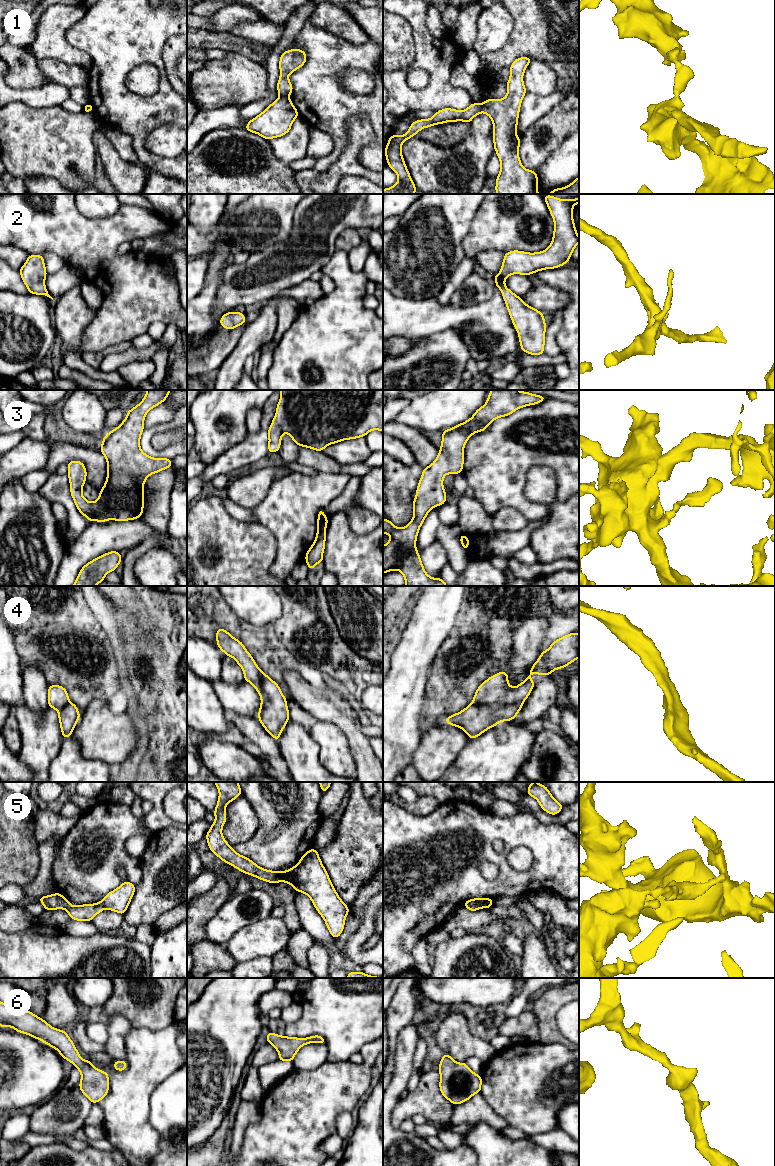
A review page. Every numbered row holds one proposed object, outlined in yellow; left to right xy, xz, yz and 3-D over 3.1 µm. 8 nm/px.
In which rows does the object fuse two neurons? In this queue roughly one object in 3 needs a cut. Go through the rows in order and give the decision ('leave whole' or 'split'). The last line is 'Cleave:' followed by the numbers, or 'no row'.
1: split
2: leave whole
3: leave whole
4: leave whole
5: split
6: leave whole
Cleave: 1, 5

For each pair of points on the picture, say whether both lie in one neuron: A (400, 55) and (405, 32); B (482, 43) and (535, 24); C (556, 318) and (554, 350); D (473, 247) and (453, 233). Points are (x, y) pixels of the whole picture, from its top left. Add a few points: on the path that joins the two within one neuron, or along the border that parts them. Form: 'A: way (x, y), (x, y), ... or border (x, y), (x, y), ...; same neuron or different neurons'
A: way (400, 49), (400, 38); same neuron
B: border (507, 10), (513, 19), (513, 31), (495, 51); different neurons
C: way (554, 326), (551, 330), (551, 342); same neuron
D: border (472, 218), (468, 232), (462, 242), (464, 255); different neurons

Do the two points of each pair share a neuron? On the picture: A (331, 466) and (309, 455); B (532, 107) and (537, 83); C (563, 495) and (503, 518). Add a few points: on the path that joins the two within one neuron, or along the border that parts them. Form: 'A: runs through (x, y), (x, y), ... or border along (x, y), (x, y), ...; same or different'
A: runs through (326, 465), (314, 459); same
B: border along (558, 90), (547, 95), (534, 95), (527, 92); different
C: border along (496, 512), (501, 508), (514, 507), (528, 521); different

